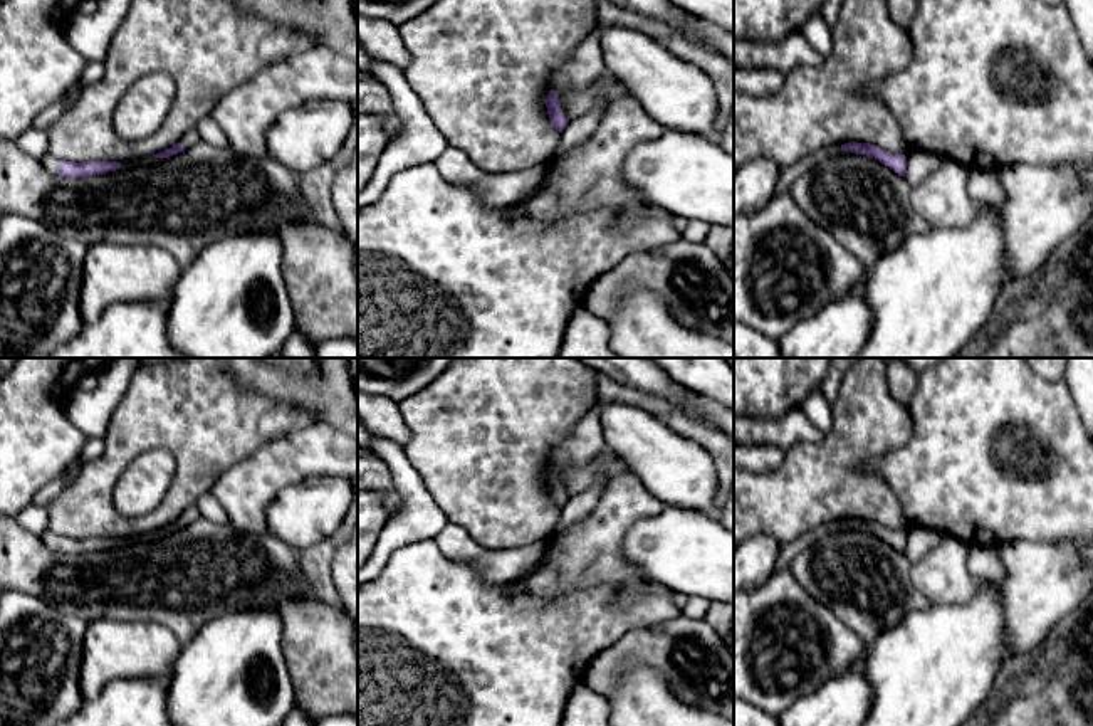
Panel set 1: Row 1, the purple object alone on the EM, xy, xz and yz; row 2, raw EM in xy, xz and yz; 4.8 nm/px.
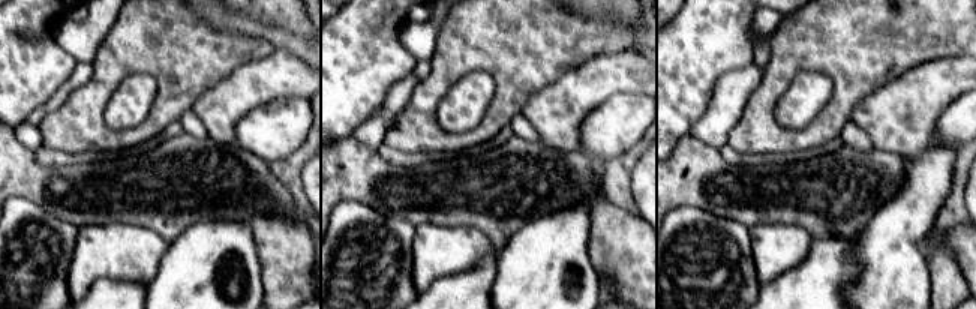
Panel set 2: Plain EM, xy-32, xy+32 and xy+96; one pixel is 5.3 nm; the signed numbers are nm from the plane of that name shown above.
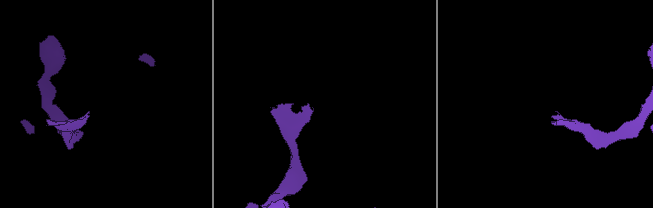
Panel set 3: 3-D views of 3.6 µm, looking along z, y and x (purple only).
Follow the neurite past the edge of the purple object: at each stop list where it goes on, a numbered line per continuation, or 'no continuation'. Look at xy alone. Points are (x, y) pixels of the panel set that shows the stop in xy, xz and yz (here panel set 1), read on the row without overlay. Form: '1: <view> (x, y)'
1: xy (51, 540)

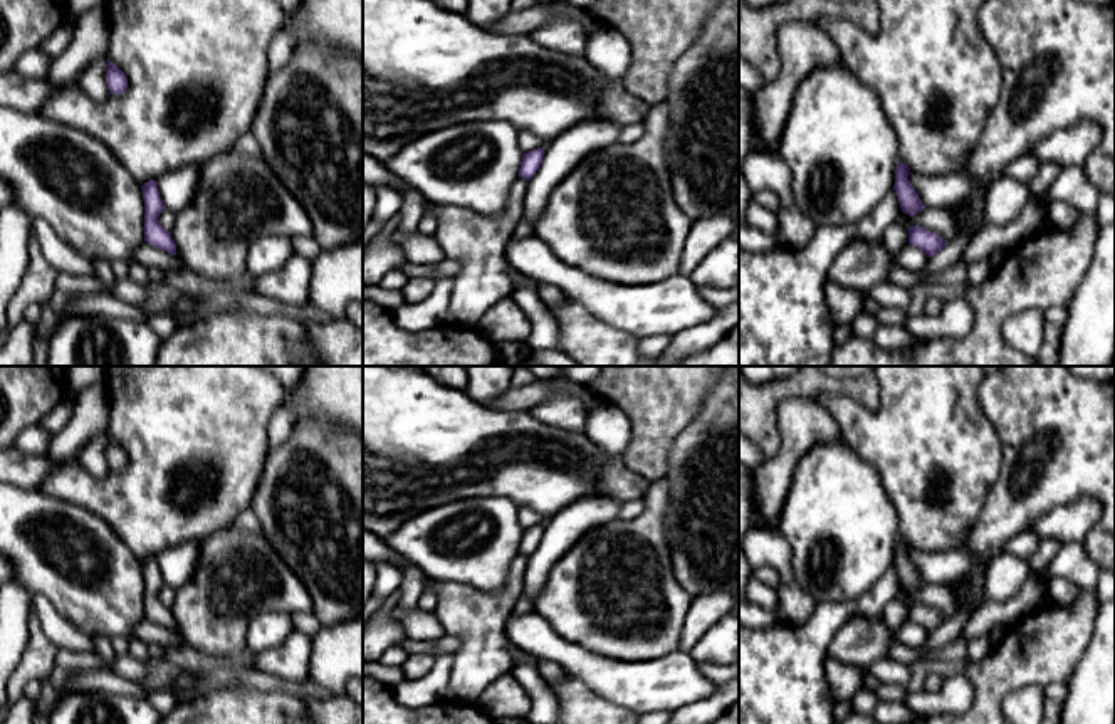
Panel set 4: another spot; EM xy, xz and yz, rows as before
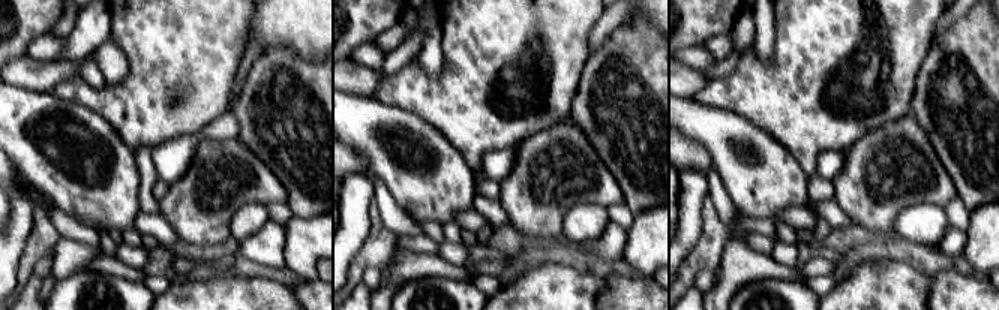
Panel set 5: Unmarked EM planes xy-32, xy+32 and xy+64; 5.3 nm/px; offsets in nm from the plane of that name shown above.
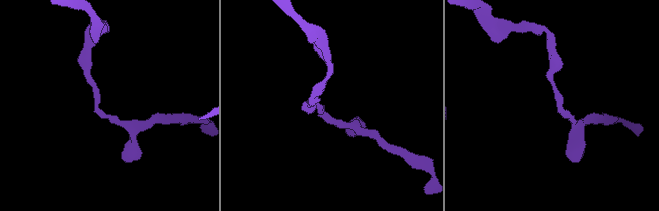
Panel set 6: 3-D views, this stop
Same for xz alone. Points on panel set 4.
no continuation

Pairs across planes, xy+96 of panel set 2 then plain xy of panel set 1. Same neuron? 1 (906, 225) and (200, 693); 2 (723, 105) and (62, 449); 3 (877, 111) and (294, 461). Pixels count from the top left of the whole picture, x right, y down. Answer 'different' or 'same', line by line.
1: same
2: different
3: same

